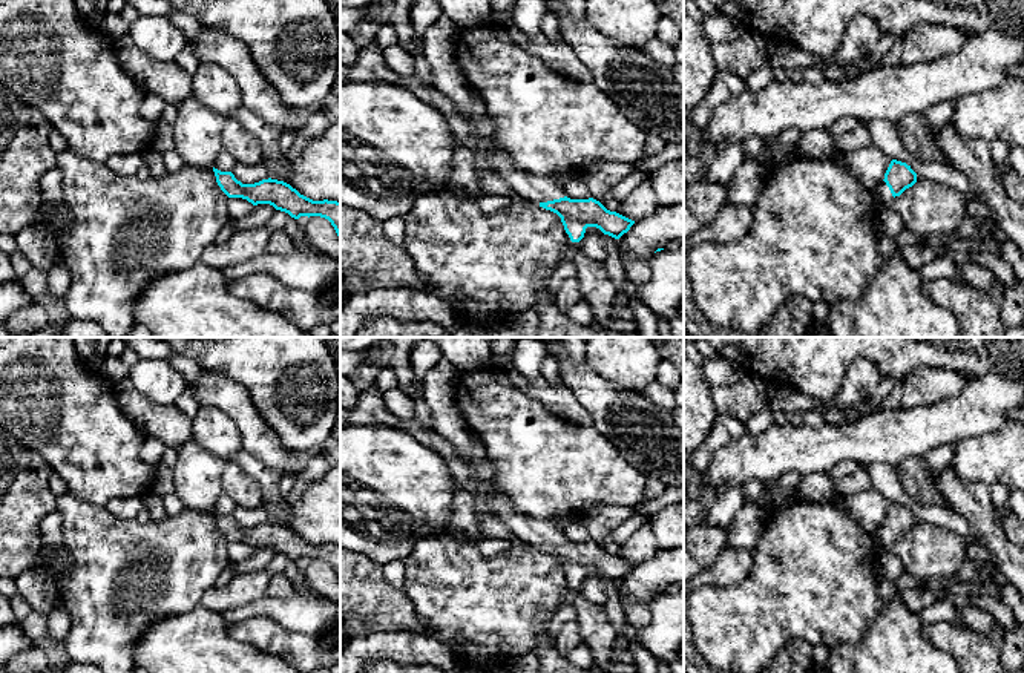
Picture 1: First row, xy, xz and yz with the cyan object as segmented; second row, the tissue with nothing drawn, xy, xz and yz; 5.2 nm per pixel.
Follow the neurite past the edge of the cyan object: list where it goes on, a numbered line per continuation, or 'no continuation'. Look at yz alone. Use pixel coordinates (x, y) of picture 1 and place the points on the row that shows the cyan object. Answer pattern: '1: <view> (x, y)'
1: yz (882, 195)

